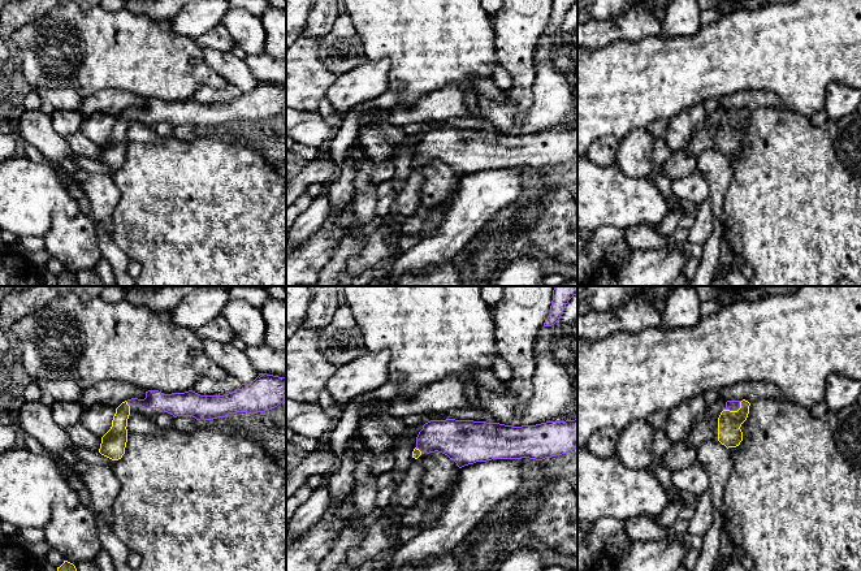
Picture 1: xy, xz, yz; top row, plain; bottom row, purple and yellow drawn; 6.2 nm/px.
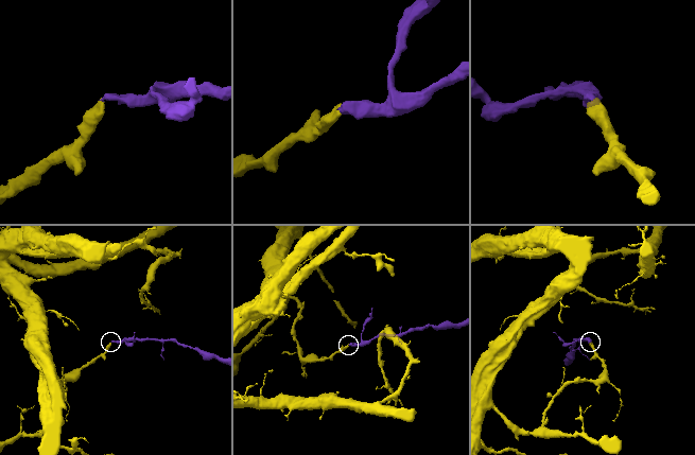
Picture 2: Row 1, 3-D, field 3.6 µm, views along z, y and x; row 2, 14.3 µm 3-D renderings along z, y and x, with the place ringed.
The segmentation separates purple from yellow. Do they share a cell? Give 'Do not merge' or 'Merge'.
Merge

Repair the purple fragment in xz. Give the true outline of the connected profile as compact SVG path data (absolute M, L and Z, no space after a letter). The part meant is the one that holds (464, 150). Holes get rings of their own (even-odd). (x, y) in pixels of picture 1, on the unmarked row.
M446 127L423 134L412 166L438 160L462 177L492 168L542 169L574 157L577 157L577 127L522 135Z

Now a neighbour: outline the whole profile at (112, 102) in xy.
M108 88L108 90L101 90L99 92L95 92L90 96L83 96L78 112L83 117L88 117L95 112L117 117L122 111L131 107L144 108L146 99L134 95L129 91Z

